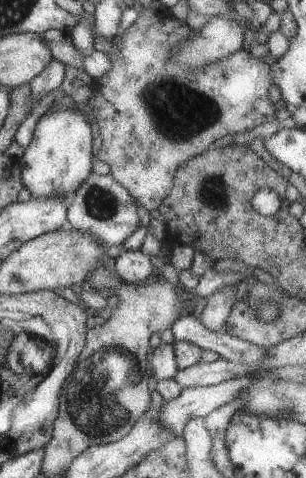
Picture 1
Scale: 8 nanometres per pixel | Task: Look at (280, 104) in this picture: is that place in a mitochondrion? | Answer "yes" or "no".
no

